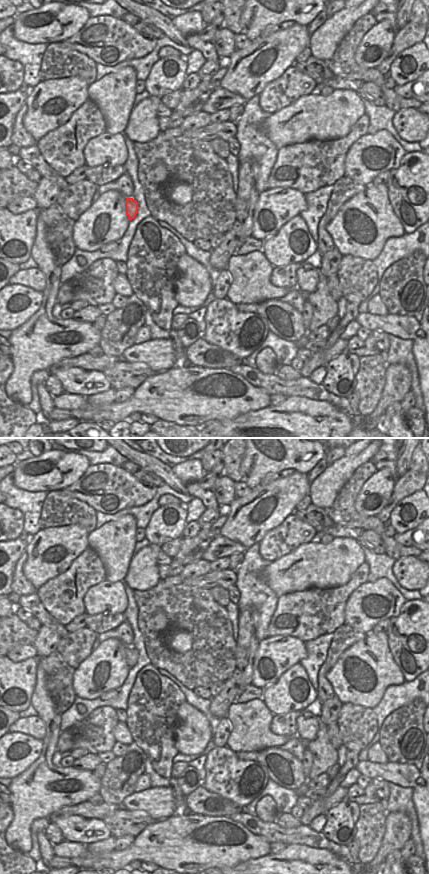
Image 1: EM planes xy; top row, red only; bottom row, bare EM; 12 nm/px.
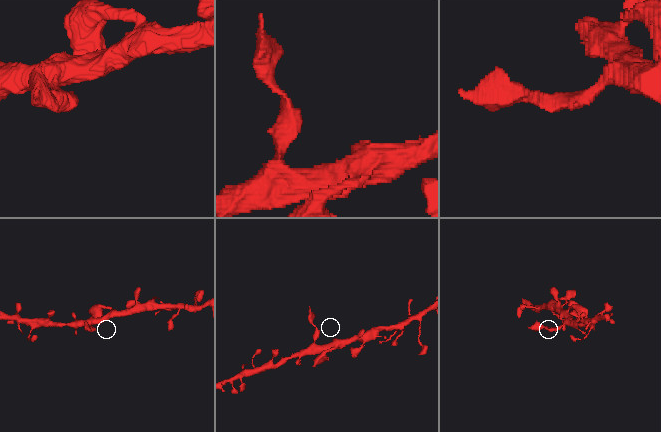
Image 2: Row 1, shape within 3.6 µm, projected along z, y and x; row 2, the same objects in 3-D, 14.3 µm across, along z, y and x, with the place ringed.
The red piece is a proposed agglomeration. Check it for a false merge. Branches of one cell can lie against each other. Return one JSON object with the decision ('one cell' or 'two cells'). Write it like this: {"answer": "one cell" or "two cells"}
{"answer": "two cells"}

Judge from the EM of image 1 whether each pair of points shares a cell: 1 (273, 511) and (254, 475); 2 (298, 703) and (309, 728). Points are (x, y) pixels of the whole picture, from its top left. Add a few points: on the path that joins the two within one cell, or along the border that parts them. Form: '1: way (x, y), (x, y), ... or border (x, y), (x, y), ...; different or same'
1: border (258, 484), (251, 490); different
2: border (305, 709), (301, 711); different

